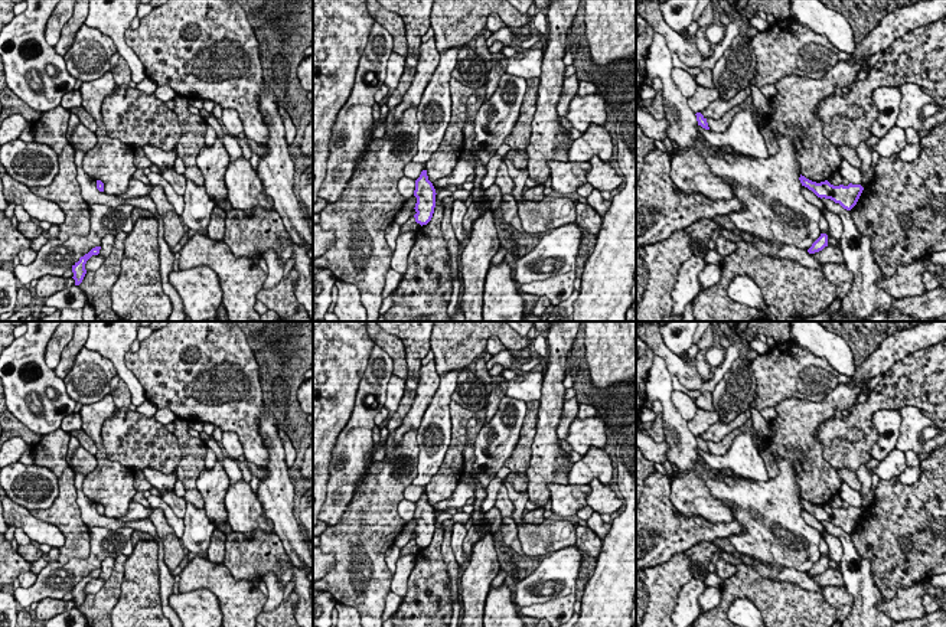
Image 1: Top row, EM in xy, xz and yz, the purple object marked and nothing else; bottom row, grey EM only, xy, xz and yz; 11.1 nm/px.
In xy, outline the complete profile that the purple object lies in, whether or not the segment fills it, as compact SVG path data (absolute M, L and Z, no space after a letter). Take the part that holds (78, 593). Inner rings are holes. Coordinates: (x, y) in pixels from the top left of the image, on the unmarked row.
M95 569L92 571L88 577L85 577L84 579L79 581L78 585L75 585L72 588L72 595L74 595L74 602L75 602L75 608L79 608L87 597L85 592L85 587L87 584L92 579L92 578L98 578L100 577L101 569Z

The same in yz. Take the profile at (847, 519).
M800 497L799 503L800 503L802 509L812 513L818 520L831 522L835 526L839 526L846 533L851 533L857 528L862 513L864 513L864 510L861 507L849 506L848 509L844 509L844 507L834 509L828 503L816 506L816 504L806 502L802 497Z

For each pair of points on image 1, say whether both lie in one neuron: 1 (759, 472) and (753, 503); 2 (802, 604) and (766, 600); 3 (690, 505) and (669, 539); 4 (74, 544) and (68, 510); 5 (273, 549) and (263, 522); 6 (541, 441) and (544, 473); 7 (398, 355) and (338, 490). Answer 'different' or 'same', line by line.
1: different
2: same
3: different
4: same
5: different
6: same
7: different

